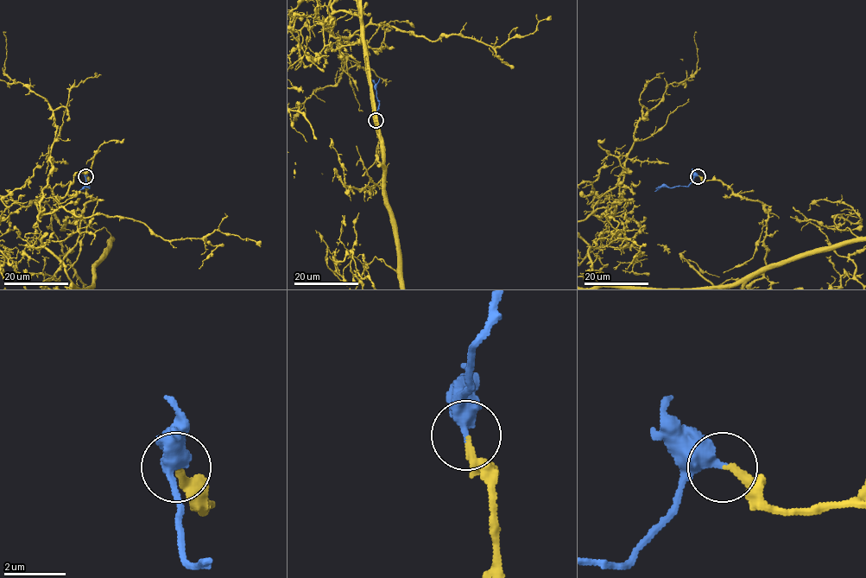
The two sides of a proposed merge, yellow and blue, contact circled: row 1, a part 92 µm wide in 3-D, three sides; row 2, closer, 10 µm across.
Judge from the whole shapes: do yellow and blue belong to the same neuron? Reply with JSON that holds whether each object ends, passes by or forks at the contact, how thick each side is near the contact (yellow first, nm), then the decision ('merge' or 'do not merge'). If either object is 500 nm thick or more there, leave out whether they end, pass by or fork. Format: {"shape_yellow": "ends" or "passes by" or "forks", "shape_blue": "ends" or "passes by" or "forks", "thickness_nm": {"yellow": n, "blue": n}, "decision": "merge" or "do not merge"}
{"shape_yellow": "ends", "shape_blue": "ends", "thickness_nm": {"yellow": 220, "blue": 480}, "decision": "merge"}

